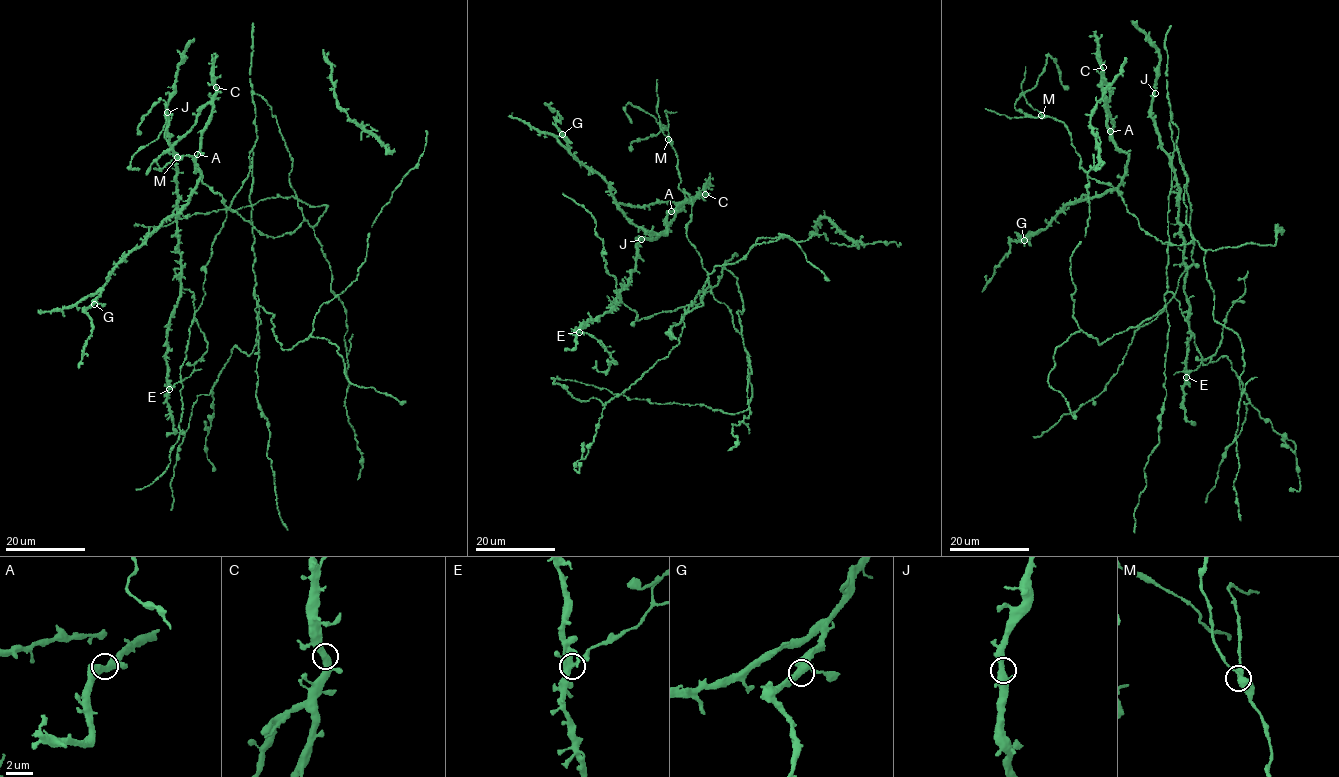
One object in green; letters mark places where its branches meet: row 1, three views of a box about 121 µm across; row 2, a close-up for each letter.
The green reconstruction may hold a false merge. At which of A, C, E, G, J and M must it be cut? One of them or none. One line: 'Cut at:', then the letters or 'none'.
Cut at: E

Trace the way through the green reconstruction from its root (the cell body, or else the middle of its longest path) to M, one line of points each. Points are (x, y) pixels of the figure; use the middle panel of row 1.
M: (711, 285), (723, 268), (737, 278), (739, 333), (687, 237), (692, 203), (679, 187), (668, 139)

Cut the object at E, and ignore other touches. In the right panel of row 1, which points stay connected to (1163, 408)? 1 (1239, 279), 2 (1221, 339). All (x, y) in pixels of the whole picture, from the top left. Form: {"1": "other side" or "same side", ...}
{"1": "other side", "2": "other side"}

